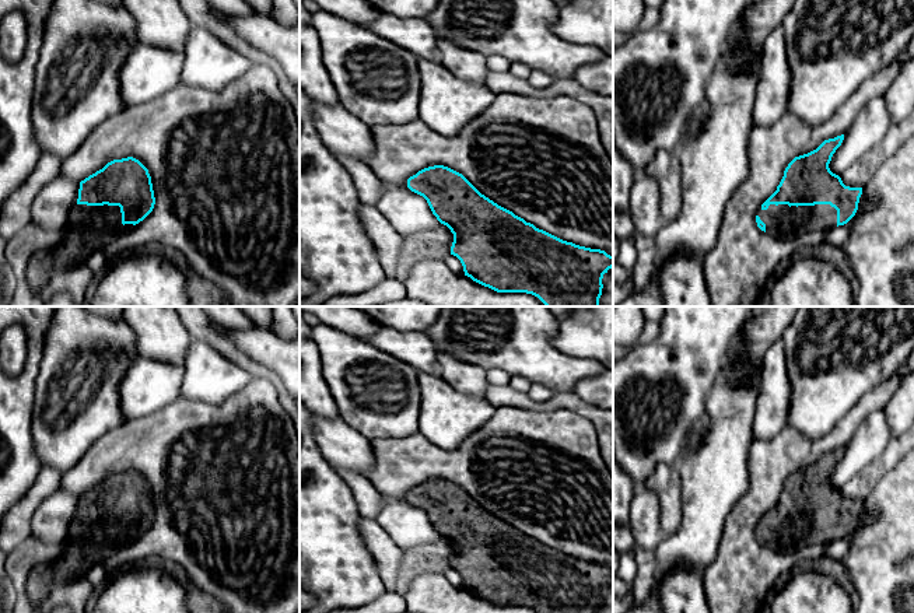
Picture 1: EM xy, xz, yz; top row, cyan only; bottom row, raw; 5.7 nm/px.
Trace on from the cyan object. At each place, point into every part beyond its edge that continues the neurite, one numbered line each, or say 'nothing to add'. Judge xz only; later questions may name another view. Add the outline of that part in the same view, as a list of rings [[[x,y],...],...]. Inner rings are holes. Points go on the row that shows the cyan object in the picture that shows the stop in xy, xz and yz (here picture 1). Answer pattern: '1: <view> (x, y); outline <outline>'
nothing to add

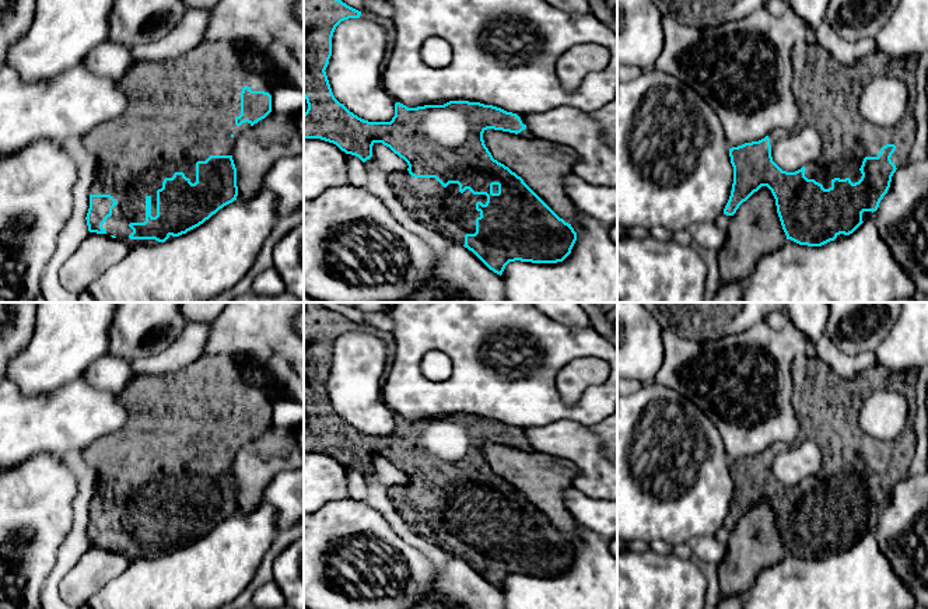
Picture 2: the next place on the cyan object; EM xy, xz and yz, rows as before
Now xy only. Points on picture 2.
1: xy (182, 111); outline [[[204,42],[175,60],[133,63],[120,87],[129,97],[129,106],[116,119],[104,123],[95,133],[85,136],[87,147],[97,157],[97,175],[90,188],[90,195],[111,195],[118,204],[102,228],[106,235],[115,235],[132,249],[143,245],[157,245],[155,239],[130,239],[130,223],[146,221],[146,197],[151,197],[151,216],[157,216],[157,190],[165,178],[183,172],[192,183],[196,182],[196,162],[206,161],[210,155],[232,155],[237,140],[251,127],[245,122],[235,125],[241,115],[241,91],[246,85],[245,76],[238,63],[230,59],[231,50],[223,42]]]

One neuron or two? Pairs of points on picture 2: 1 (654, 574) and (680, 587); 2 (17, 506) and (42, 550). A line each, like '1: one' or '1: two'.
1: one
2: one

